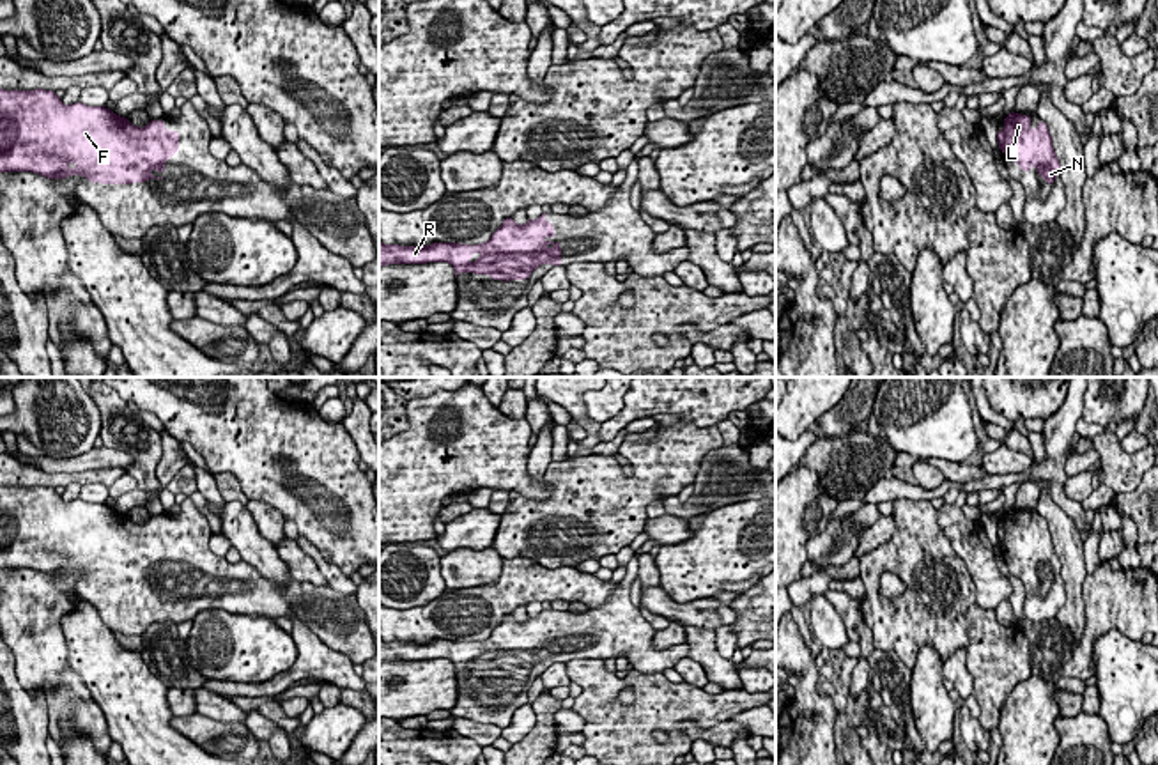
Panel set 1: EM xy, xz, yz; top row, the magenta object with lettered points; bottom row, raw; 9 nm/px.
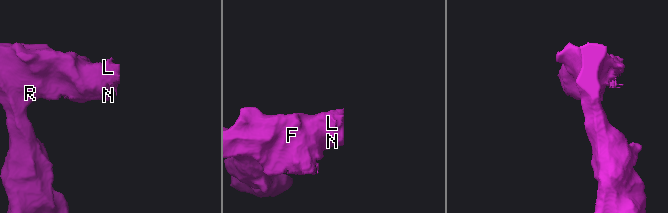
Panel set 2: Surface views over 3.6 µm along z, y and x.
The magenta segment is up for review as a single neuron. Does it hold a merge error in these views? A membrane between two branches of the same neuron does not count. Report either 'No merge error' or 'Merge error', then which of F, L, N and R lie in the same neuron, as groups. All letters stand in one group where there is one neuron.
No merge error. Groups: F L N R

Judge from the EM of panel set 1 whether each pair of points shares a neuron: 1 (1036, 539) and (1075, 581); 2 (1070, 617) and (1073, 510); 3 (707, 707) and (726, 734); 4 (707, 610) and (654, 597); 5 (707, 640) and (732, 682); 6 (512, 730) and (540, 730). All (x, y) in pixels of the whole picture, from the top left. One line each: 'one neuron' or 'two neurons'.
1: two neurons
2: two neurons
3: two neurons
4: one neuron
5: one neuron
6: two neurons

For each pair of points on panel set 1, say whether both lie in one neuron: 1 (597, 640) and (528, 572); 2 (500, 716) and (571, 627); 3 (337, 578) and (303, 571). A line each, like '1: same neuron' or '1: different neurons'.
1: different neurons
2: same neuron
3: different neurons

